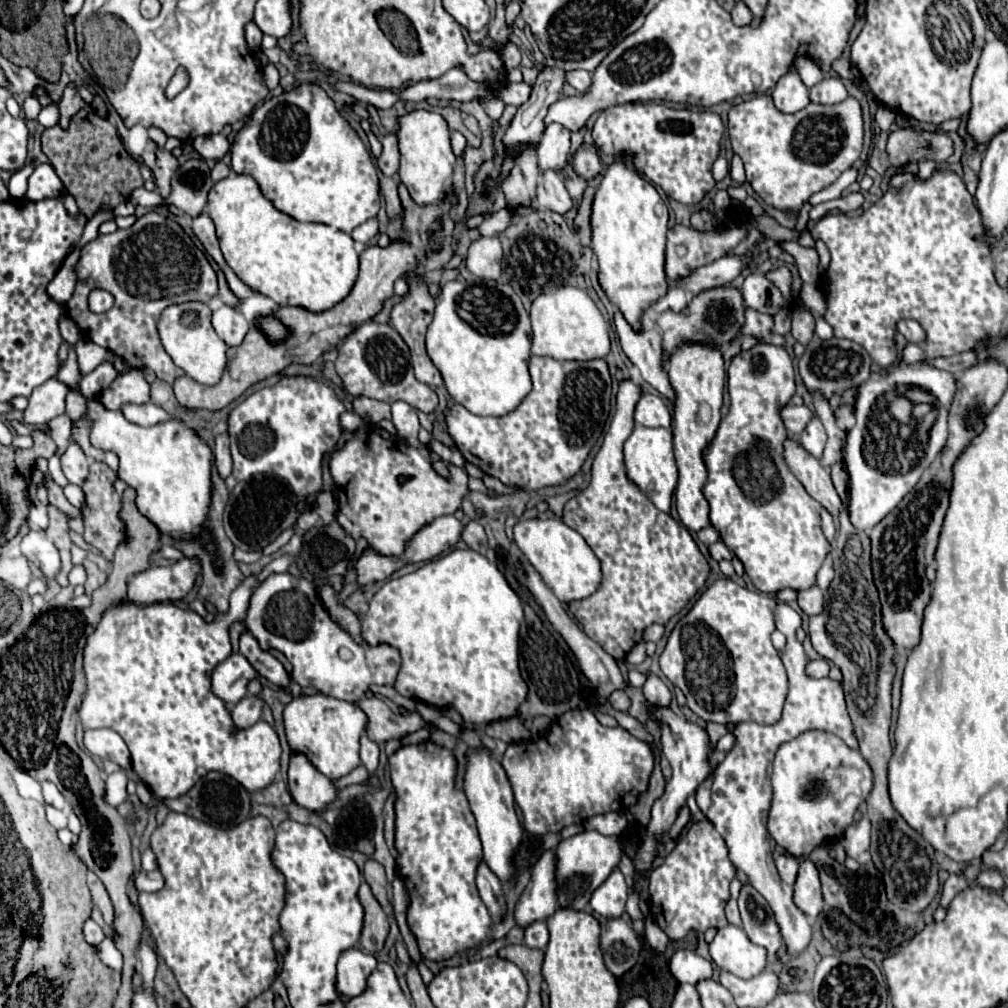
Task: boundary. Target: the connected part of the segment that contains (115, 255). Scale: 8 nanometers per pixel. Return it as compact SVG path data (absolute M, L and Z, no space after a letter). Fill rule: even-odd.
M146 212L126 230L118 228L112 234L100 234L98 238L94 238L82 248L82 258L76 264L76 272L78 272L78 282L70 302L66 302L66 314L70 314L70 318L84 332L86 338L114 352L116 356L124 358L134 368L146 368L146 366L152 368L160 380L174 382L174 378L184 376L184 370L178 368L168 356L168 352L164 350L156 332L156 324L164 308L172 304L192 302L192 300L208 302L212 296L216 296L218 284L216 284L216 272L212 270L208 258L204 256L202 250L194 246L192 238L180 228L178 222L166 216L160 216L158 212ZM94 288L102 288L114 296L114 306L108 312L102 312L102 314L90 312L88 294Z

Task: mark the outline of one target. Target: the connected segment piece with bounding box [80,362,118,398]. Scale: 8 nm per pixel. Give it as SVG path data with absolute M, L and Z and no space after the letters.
M102 362L100 366L96 366L90 374L86 374L80 382L80 392L84 398L92 398L96 394L100 394L114 378L118 376L118 372L114 370L114 366L110 362Z

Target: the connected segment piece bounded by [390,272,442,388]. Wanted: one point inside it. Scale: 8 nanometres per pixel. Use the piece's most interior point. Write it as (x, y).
(411, 317)

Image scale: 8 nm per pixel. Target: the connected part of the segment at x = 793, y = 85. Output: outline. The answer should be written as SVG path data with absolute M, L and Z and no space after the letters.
M790 68L776 84L776 88L772 90L772 98L774 104L778 106L778 110L792 114L798 112L802 108L808 106L810 98L808 98L808 88L804 86L800 74L796 68Z

